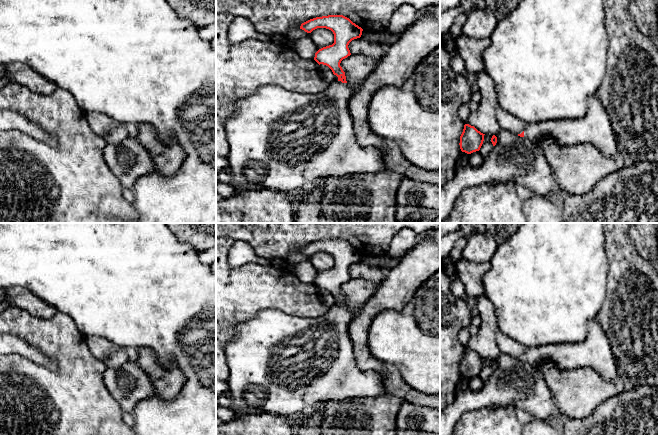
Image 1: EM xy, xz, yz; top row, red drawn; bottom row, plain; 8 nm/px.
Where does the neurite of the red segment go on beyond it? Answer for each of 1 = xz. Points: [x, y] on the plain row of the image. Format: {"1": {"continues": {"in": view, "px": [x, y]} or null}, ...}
{"1": {"continues": {"in": "xz", "px": [282, 364]}}}

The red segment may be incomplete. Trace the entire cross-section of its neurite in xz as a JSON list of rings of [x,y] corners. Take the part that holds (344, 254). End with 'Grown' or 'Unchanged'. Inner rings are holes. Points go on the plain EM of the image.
[[[328,239],[328,240],[316,241],[316,242],[310,243],[302,247],[299,253],[291,254],[285,260],[291,263],[295,263],[295,264],[298,262],[304,261],[304,260],[310,261],[311,260],[310,257],[317,252],[326,252],[326,253],[331,254],[334,258],[334,267],[332,269],[319,273],[315,277],[314,284],[319,289],[323,288],[323,289],[328,290],[332,294],[333,298],[338,301],[338,304],[330,308],[325,315],[323,315],[322,317],[318,317],[318,318],[297,317],[294,315],[286,314],[285,312],[280,311],[278,309],[265,309],[265,310],[258,312],[253,318],[250,318],[247,321],[239,323],[235,326],[235,333],[233,337],[226,343],[224,347],[226,365],[227,365],[227,369],[230,372],[230,375],[228,378],[228,384],[229,384],[228,397],[230,398],[231,406],[229,409],[232,411],[235,417],[244,416],[250,412],[269,413],[269,414],[277,414],[277,415],[290,417],[290,416],[299,415],[302,413],[306,414],[309,411],[311,411],[320,402],[343,401],[343,400],[351,399],[353,397],[377,397],[387,392],[384,386],[382,377],[378,372],[361,371],[355,362],[354,354],[353,354],[353,345],[352,345],[352,341],[348,333],[348,328],[349,328],[351,321],[354,318],[354,315],[347,308],[345,296],[340,290],[341,285],[351,279],[350,274],[348,272],[349,267],[354,263],[360,262],[362,259],[363,253],[359,251],[358,249],[356,249],[355,247],[353,247],[349,242],[343,239]]]. Grown

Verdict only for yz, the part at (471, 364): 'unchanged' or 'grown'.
grown

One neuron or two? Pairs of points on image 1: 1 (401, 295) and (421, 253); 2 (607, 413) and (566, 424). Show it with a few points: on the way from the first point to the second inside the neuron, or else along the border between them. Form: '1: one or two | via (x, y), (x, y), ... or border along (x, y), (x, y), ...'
1: one | via (401, 285), (401, 282), (420, 263)
2: one | via (597, 423), (576, 424)

